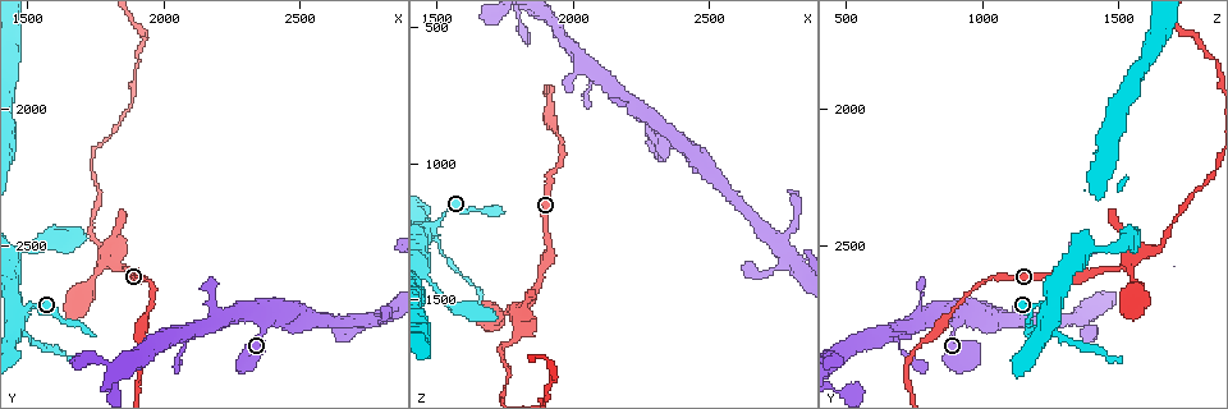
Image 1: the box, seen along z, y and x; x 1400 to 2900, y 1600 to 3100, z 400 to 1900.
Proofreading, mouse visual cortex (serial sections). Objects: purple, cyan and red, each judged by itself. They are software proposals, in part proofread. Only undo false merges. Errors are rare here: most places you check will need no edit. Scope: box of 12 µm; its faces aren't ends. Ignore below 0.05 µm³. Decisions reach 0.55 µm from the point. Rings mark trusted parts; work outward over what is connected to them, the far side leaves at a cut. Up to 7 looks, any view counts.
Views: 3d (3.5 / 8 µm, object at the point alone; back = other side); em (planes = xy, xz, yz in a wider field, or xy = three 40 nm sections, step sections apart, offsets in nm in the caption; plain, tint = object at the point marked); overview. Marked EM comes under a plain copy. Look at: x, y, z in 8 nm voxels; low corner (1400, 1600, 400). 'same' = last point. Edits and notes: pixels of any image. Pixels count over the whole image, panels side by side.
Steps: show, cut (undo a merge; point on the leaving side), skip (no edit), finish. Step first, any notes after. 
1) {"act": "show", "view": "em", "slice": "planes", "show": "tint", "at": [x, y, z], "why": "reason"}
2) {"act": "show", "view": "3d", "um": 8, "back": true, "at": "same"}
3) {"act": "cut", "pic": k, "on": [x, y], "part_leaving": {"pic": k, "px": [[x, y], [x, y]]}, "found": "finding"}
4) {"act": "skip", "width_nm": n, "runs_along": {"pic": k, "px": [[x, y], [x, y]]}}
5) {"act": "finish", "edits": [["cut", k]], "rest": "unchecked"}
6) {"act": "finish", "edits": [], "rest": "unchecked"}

{"act": "show", "view": "3d", "um": 3.5, "at": [2400, 2760, 930], "why": "thick turns thin"}

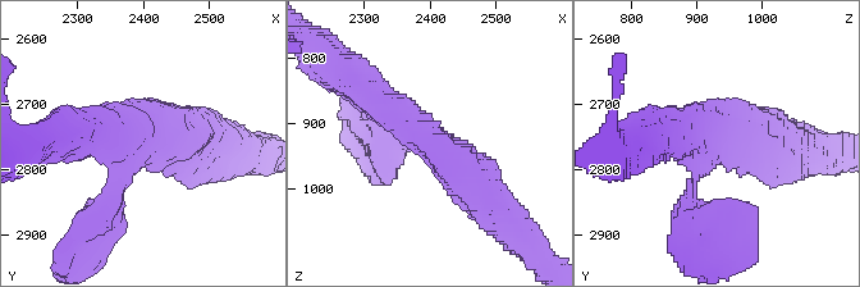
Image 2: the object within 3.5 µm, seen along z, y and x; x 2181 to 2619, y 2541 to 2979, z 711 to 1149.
{"act": "show", "view": "em", "slice": "xy", "step": 2, "show": "tint", "at": [2400, 2750, 925], "arm_widths_nm": [200, 500]}

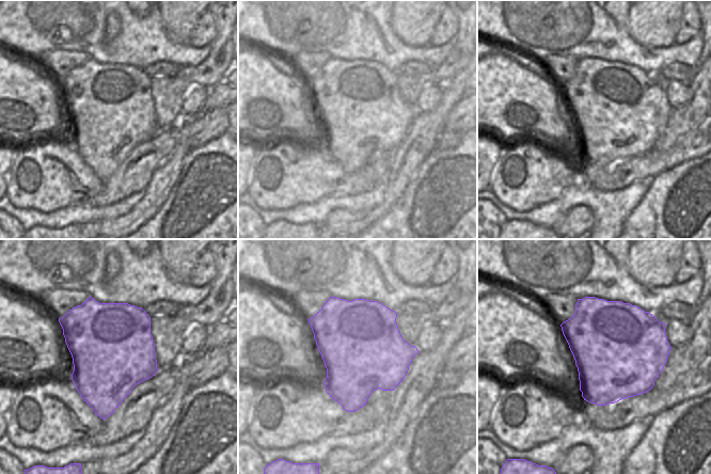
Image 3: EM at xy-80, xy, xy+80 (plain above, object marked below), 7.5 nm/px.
{"act": "skip", "found": "continuous, no second cell"}

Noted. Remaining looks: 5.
{"act": "show", "view": "3d", "um": 3.5, "at": [1940, 2770, 870], "why": "thick turns thin"}

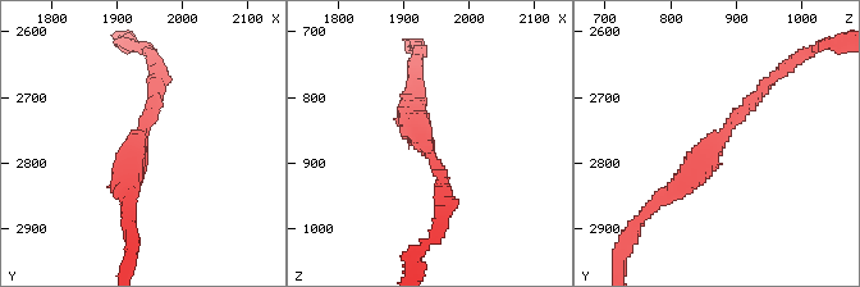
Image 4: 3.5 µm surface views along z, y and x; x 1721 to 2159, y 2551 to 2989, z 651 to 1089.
{"act": "skip", "runs_along": {"pic": 4, "px": [[771, 78], [682, 185], [659, 196]]}, "found": "all the same cell"}

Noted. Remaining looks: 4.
{"act": "show", "view": "3d", "um": 3.5, "at": [1500, 2830, 1280], "why": "abrupt turn"}

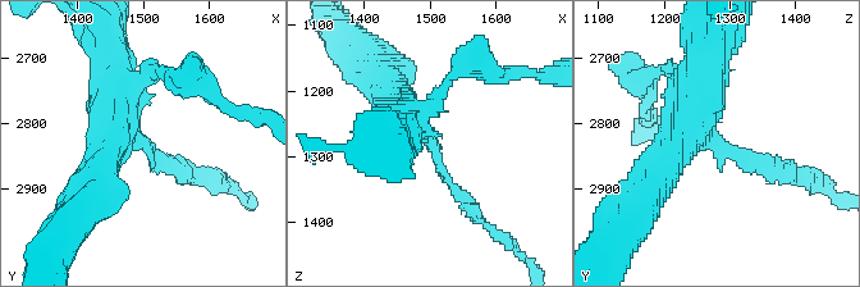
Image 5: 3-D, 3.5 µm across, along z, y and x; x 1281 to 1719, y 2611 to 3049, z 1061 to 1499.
{"act": "show", "view": "em", "slice": "planes", "show": "tint", "at": [1510, 2835, 1290], "why": "now the EM"}

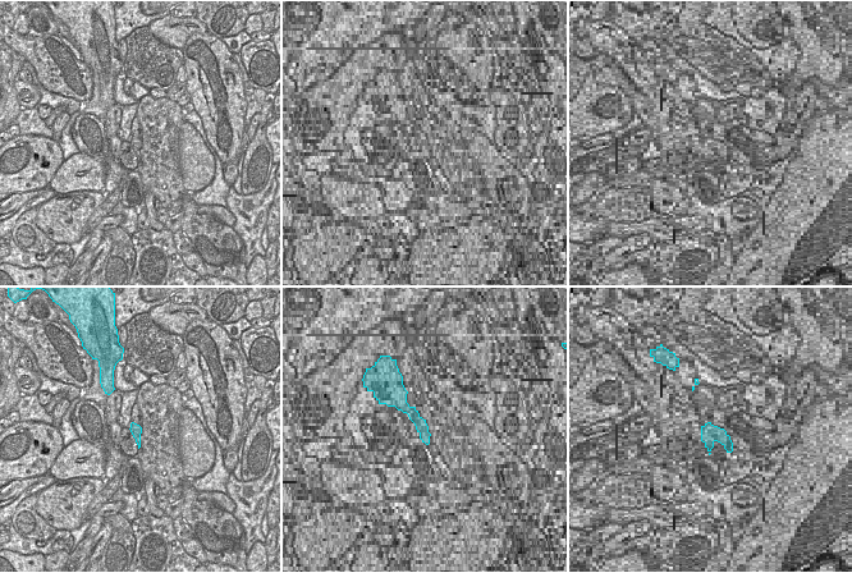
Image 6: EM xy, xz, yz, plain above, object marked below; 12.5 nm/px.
{"act": "cut", "pic": 5, "on": [467, 206], "arm_widths_nm": [200, 500], "part_leaving": {"pic": 5, "px": [[440, 168], [472, 214], [520, 253]]}, "found": "a second cell is stuck on"}

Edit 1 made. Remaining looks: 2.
{"act": "finish", "edits": [["cut", 5]], "rest": "unchecked"}

